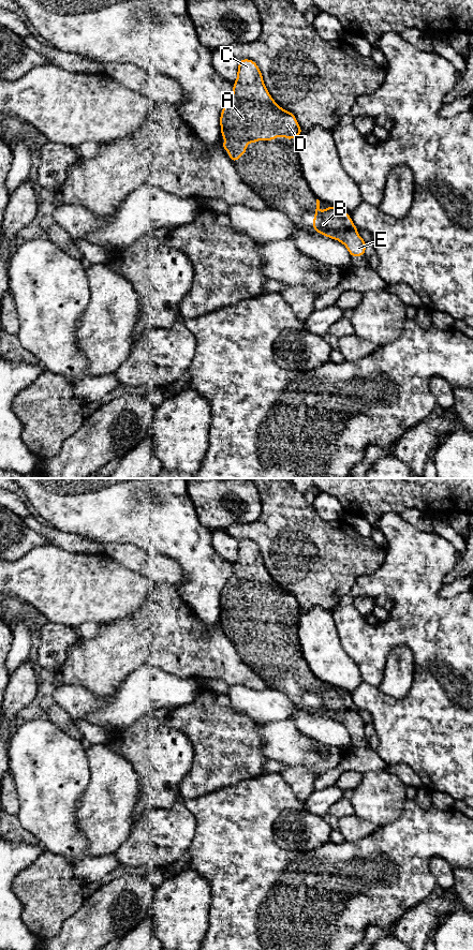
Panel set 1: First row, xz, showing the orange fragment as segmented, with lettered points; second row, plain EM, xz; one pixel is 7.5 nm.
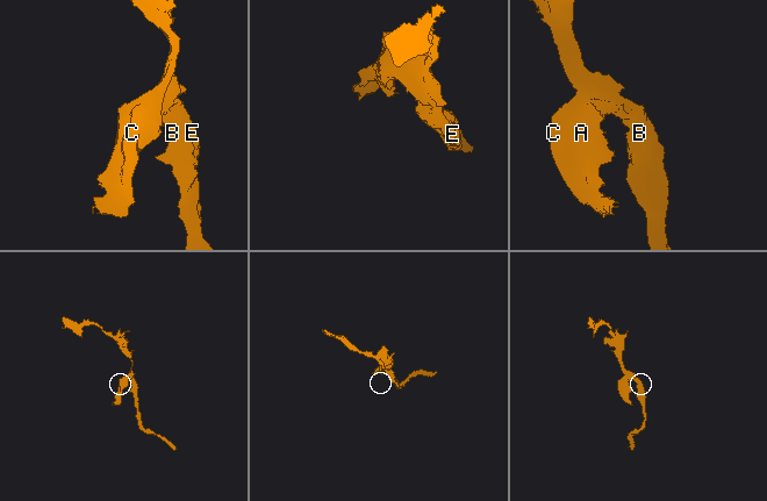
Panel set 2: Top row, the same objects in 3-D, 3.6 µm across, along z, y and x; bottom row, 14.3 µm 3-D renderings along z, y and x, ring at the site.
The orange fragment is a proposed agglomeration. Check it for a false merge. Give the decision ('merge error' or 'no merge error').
no merge error

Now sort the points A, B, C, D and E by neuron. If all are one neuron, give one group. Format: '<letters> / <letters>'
A B C D E

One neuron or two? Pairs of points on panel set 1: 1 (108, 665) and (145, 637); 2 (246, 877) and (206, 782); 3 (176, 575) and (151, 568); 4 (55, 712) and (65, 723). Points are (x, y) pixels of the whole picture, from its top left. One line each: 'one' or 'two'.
1: one
2: two
3: one
4: one

